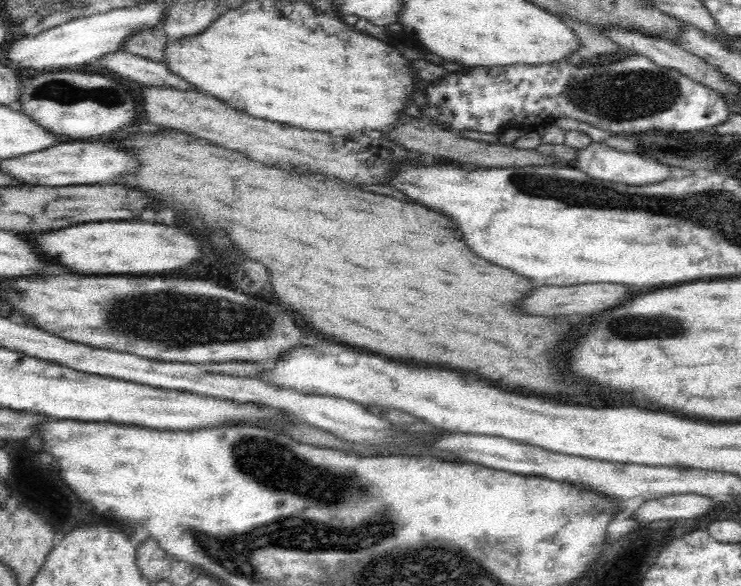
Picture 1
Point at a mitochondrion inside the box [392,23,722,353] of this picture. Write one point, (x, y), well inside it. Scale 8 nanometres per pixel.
(626, 92)

